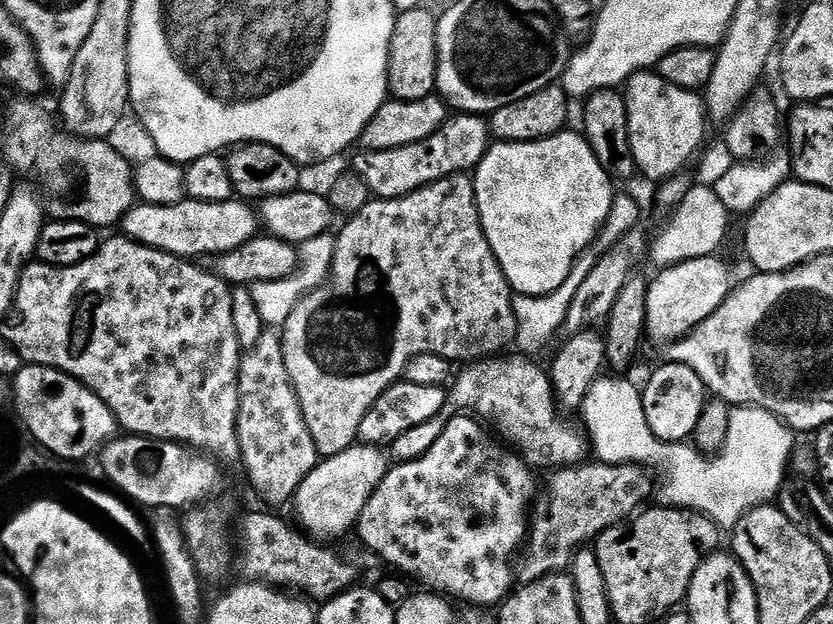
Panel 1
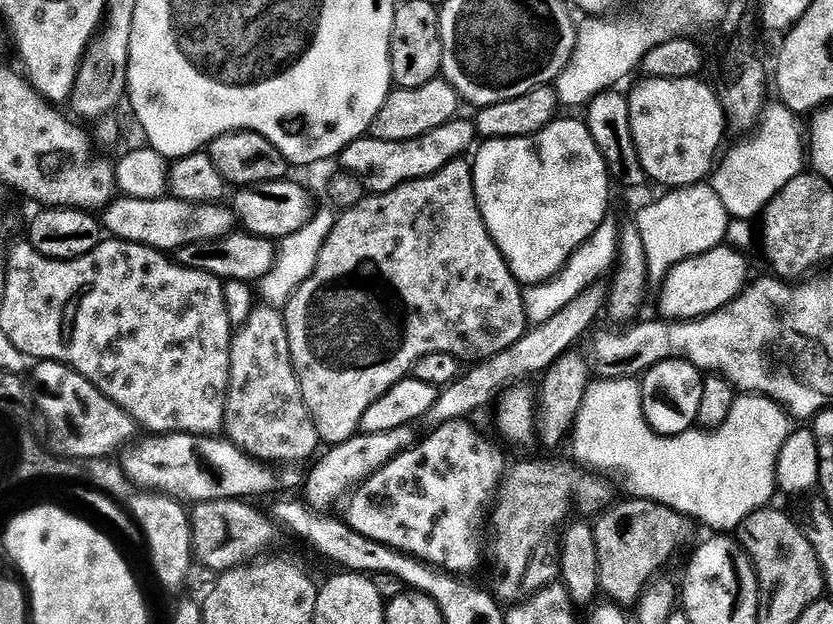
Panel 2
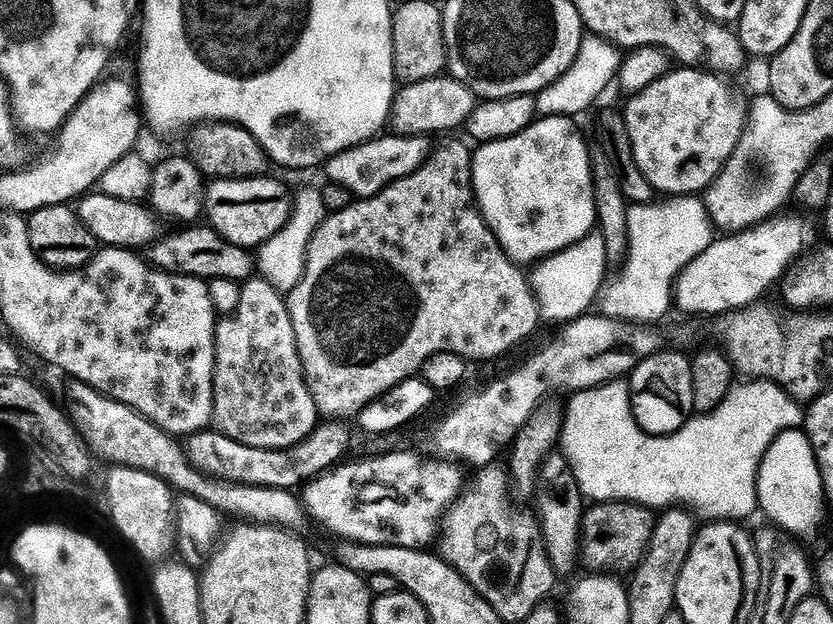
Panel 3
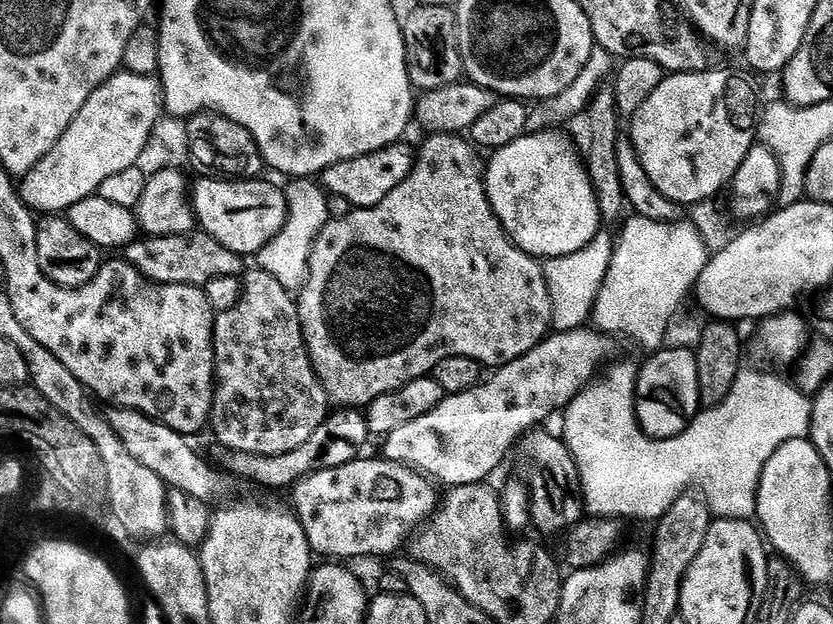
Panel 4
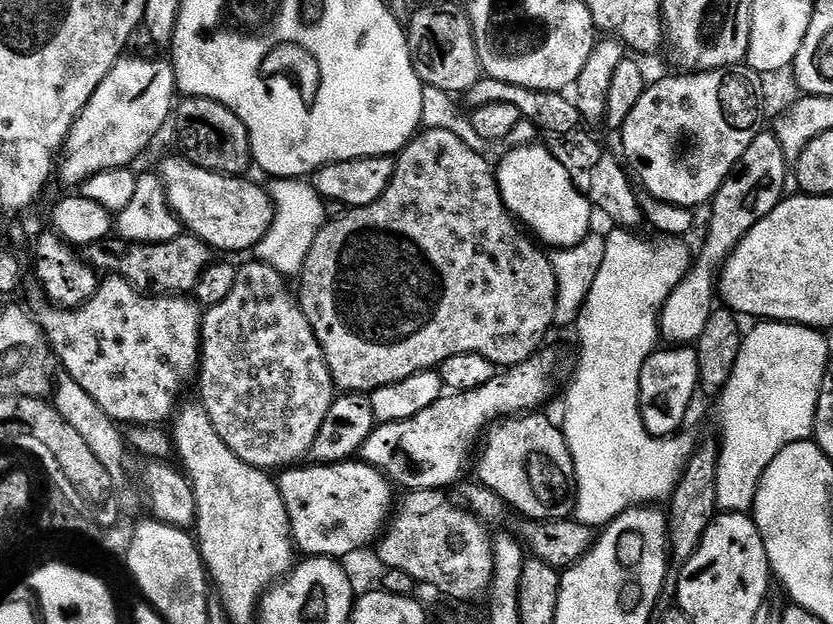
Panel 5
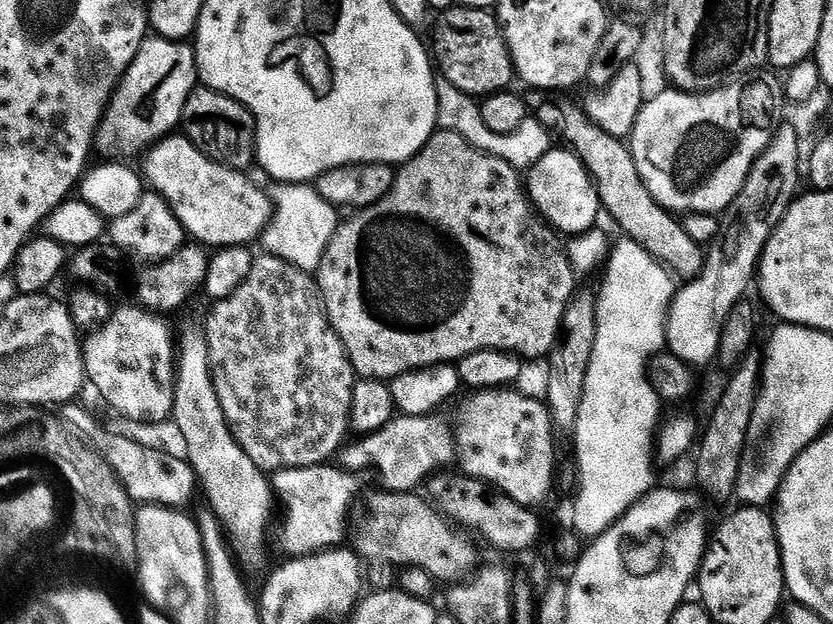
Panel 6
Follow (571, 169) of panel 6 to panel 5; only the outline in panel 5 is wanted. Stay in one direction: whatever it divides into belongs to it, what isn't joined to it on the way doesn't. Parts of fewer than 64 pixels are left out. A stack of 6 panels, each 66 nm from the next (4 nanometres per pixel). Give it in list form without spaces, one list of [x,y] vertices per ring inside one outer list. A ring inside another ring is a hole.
[[[520,148],[517,152],[510,153],[501,164],[498,164],[496,181],[500,184],[500,193],[509,212],[541,245],[553,244],[551,247],[557,250],[573,248],[589,237],[594,228],[592,227],[594,204],[578,187],[573,173],[572,176],[568,173],[569,165],[557,153],[556,156],[544,148]]]

